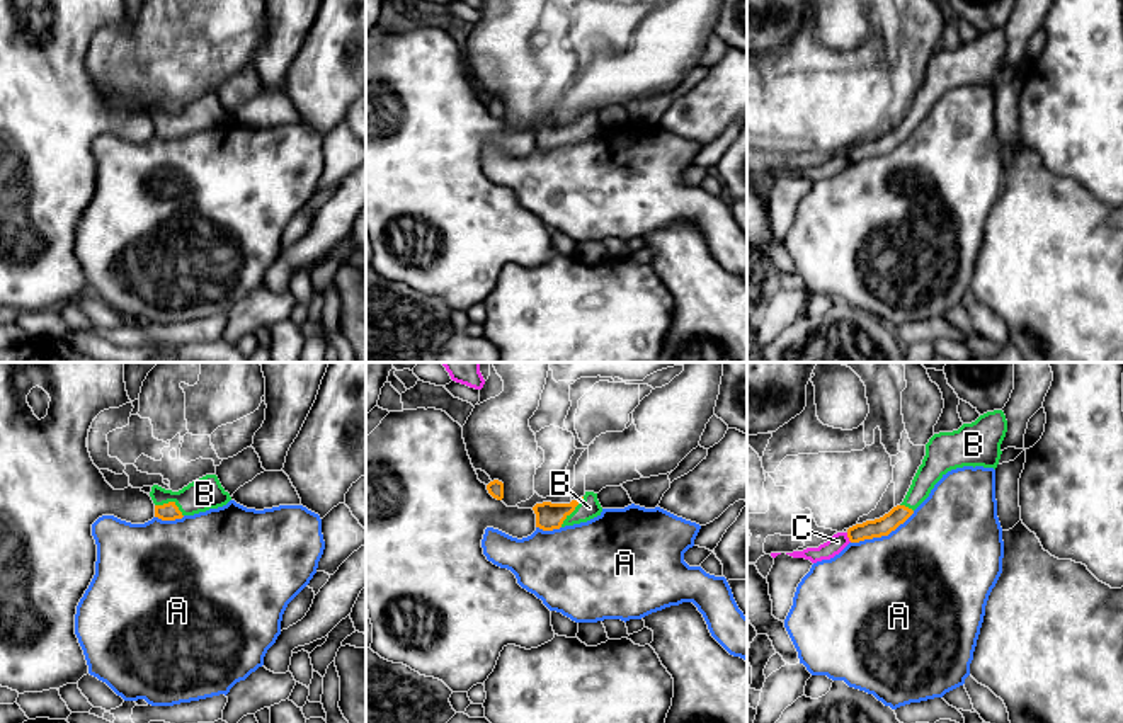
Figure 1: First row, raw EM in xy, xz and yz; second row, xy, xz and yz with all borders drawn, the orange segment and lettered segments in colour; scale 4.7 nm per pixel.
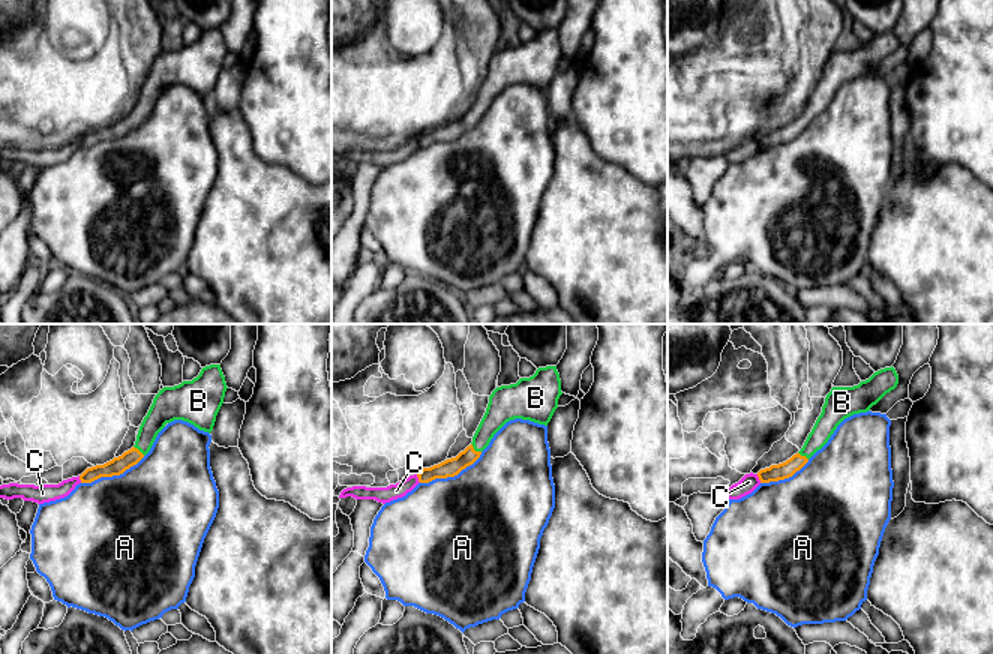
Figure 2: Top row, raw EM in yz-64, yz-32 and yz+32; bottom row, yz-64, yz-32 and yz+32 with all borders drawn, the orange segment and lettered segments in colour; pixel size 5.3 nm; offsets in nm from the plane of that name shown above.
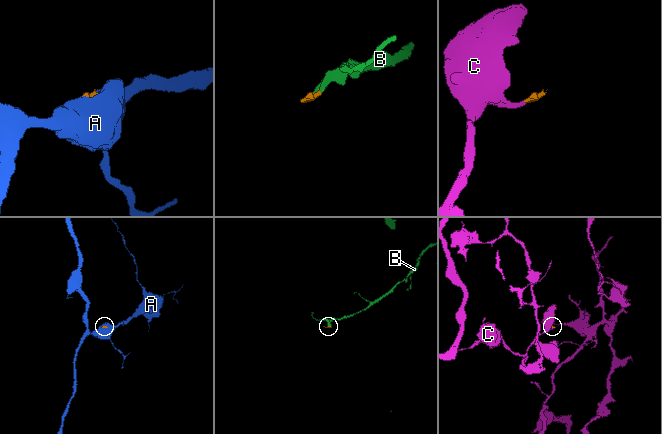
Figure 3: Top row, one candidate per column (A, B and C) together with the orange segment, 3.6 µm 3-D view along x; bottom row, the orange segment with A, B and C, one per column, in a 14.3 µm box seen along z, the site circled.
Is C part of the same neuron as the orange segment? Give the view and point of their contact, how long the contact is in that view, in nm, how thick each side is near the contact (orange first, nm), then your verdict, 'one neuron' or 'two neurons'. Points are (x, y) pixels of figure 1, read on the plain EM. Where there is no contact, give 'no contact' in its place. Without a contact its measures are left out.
yz (848, 155) | 50 nm | 90/80 nm | two neurons

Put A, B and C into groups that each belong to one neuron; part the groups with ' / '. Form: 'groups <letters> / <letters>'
groups A / B / C

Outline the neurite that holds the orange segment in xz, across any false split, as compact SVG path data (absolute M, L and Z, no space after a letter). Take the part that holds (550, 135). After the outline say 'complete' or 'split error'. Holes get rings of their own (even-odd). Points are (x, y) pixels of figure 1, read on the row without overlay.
M585 111L584 116L572 119L570 122L543 121L533 126L536 133L536 146L543 150L553 150L565 145L587 141L601 134L602 126L597 119L597 112Z; split error

